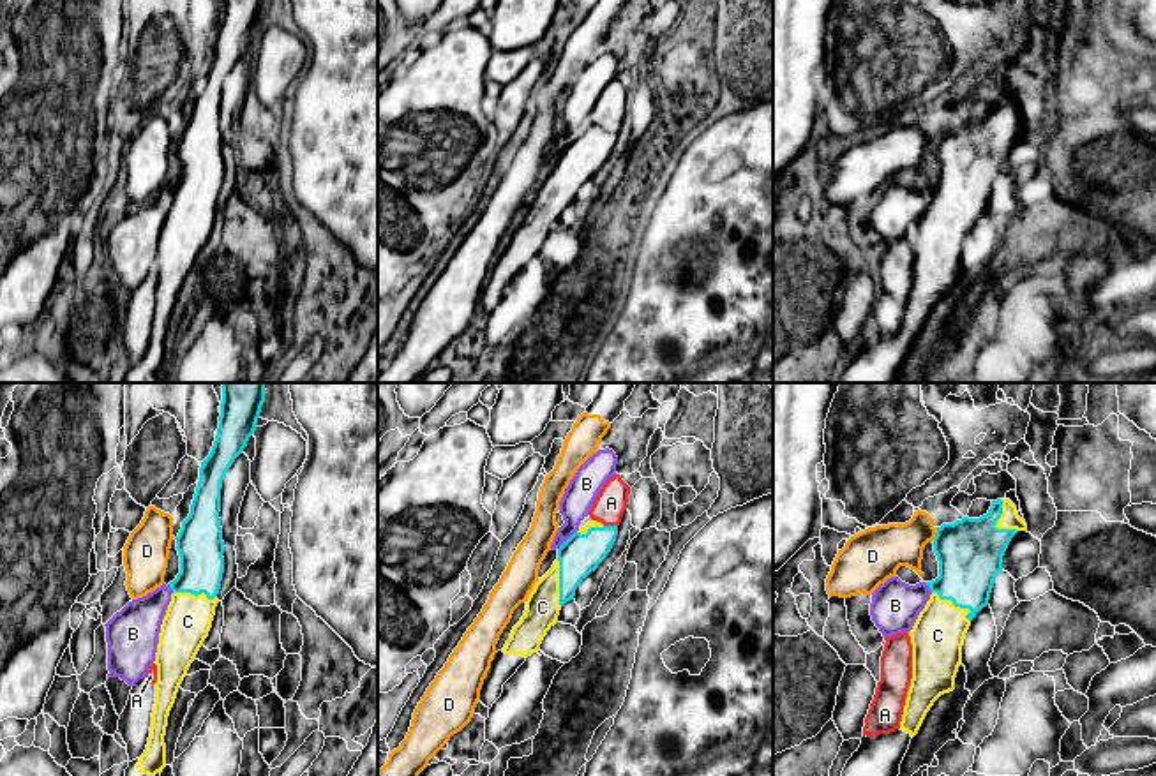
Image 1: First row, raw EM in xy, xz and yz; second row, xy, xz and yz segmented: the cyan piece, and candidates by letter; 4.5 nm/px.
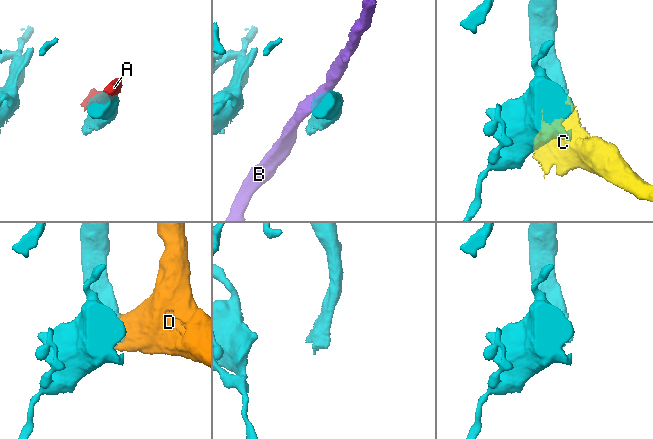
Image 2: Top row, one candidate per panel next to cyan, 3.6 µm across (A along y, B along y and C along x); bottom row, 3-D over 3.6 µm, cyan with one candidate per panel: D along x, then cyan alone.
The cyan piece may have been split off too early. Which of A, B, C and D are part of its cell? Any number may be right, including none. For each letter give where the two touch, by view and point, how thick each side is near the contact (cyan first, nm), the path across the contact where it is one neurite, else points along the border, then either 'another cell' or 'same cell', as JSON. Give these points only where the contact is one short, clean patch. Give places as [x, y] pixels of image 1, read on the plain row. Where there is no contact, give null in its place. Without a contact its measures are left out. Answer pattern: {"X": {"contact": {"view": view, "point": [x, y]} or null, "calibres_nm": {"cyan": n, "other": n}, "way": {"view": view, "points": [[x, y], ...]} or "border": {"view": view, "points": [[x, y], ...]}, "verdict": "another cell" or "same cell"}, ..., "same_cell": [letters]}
{"A": {"contact": {"view": "xz", "point": [611, 131]}, "calibres_nm": {"cyan": 190, "other": 140}, "verdict": "another cell"}, "B": {"contact": {"view": "xz", "point": [567, 145]}, "calibres_nm": {"cyan": 190, "other": 140}, "border": {"view": "xz", "points": [[576, 136], [558, 154]]}, "verdict": "another cell"}, "C": {"contact": {"view": "yz", "point": [957, 210]}, "calibres_nm": {"cyan": 300, "other": 240}, "verdict": "same cell"}, "D": {"contact": {"view": "yz", "point": [936, 140]}, "calibres_nm": {"cyan": 300, "other": 220}, "verdict": "another cell"}, "same_cell": ["C"]}

